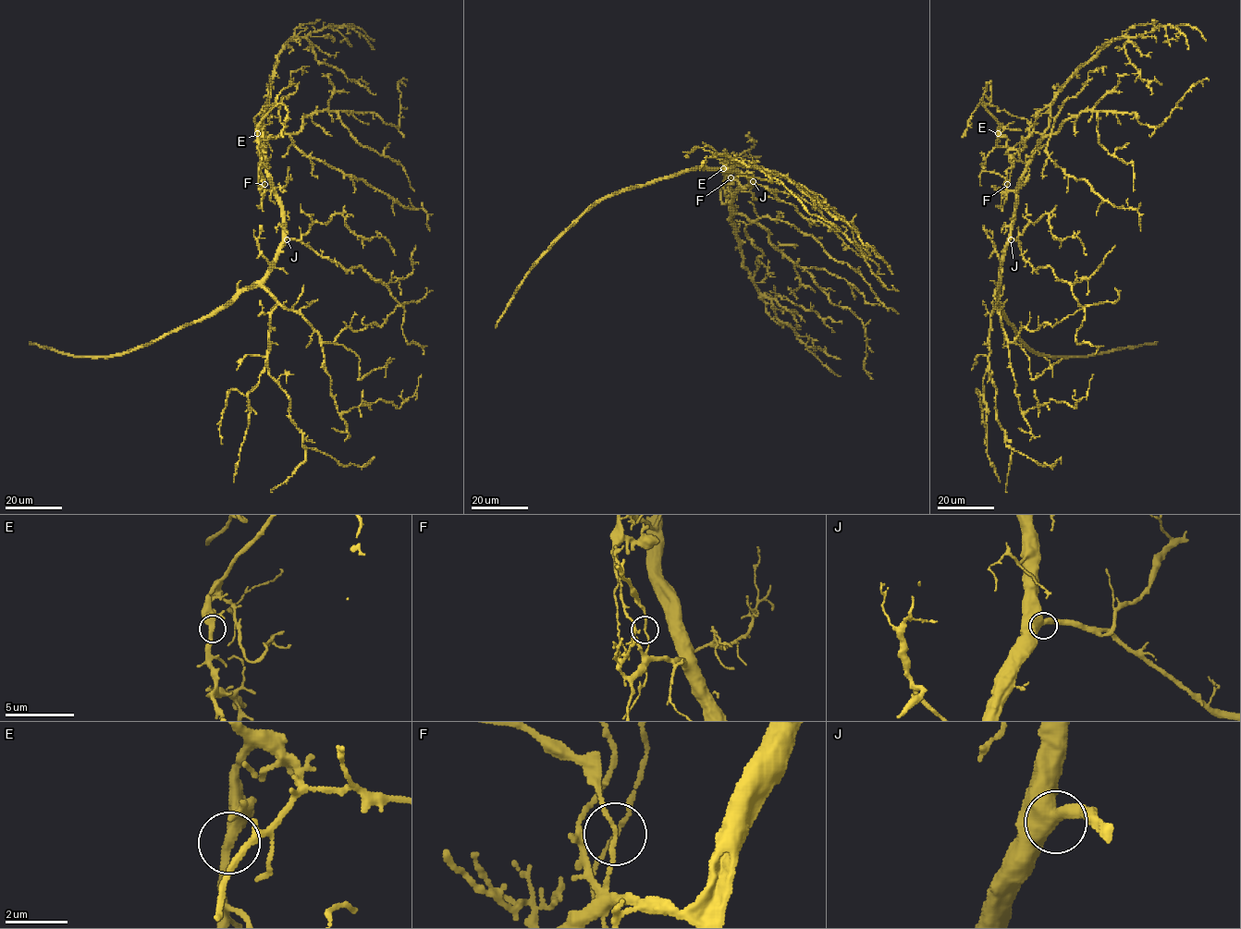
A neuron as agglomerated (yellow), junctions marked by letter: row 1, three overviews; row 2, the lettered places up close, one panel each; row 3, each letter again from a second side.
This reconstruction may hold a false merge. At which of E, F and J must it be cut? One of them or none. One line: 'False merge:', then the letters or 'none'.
False merge: F

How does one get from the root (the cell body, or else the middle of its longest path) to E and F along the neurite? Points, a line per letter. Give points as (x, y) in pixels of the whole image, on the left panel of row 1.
E: (282, 234), (281, 203), (267, 171), (267, 164), (263, 160), (263, 150), (257, 145), (257, 133)
F: (282, 234), (280, 201), (274, 191), (265, 189), (264, 184)

